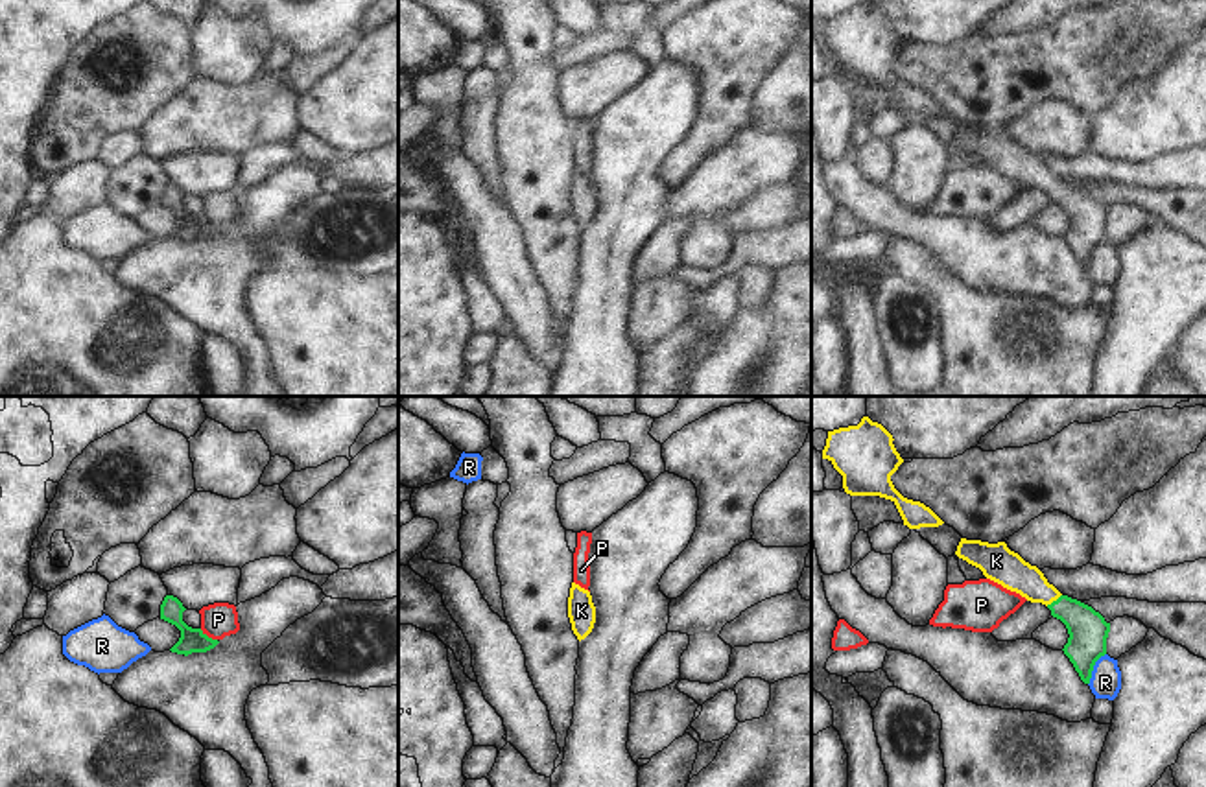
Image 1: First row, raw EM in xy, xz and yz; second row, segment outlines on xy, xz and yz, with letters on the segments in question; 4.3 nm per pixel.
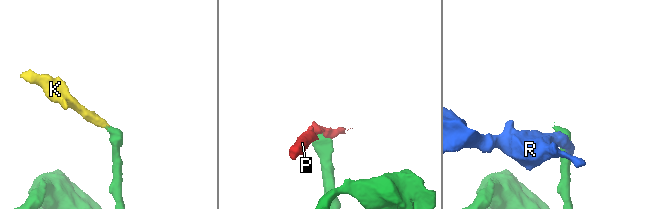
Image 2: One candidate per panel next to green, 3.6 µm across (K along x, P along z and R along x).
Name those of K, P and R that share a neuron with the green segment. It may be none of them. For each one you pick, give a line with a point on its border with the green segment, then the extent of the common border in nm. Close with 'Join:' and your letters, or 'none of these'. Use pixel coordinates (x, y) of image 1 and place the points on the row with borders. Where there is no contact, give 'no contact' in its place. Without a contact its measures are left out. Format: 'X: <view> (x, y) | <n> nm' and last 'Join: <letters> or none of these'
K: yz (1053, 601) | 90 nm
Join: K

